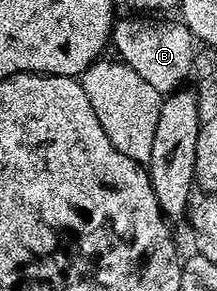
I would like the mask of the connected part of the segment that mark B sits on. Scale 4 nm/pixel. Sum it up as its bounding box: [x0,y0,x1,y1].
[111,16,196,96]

